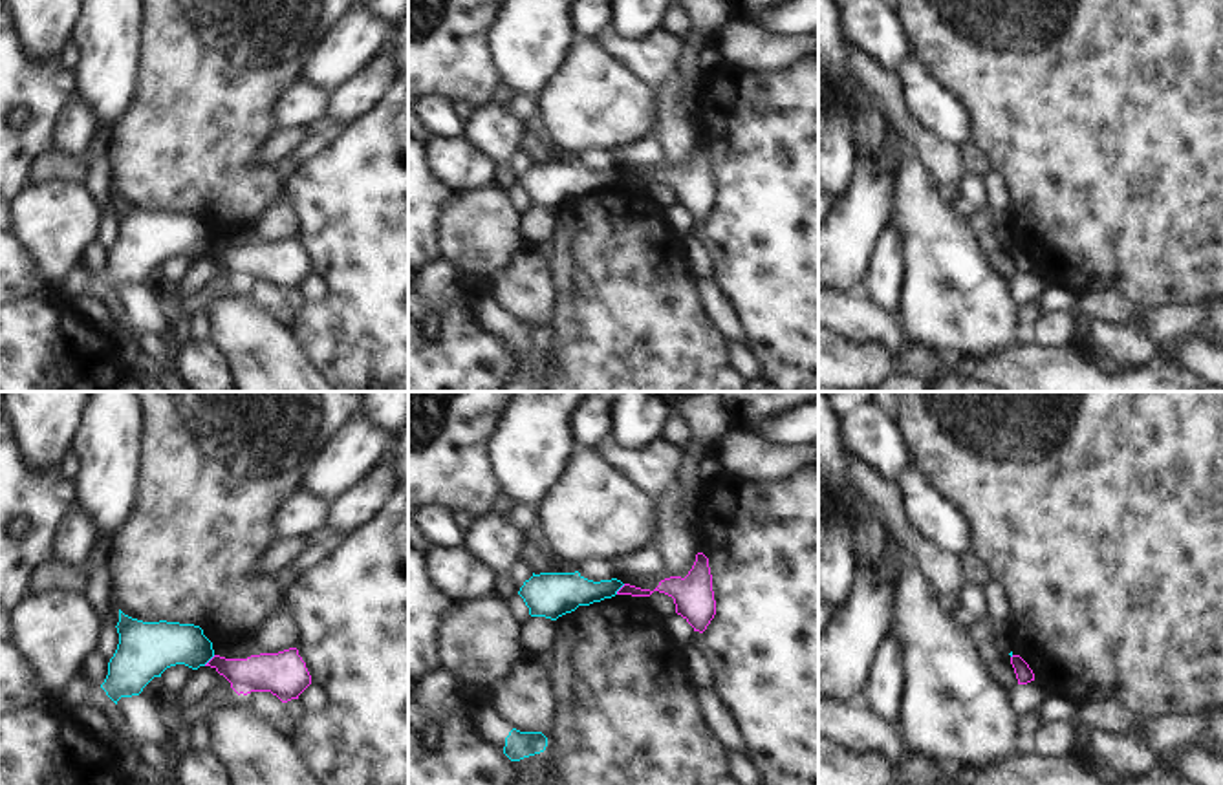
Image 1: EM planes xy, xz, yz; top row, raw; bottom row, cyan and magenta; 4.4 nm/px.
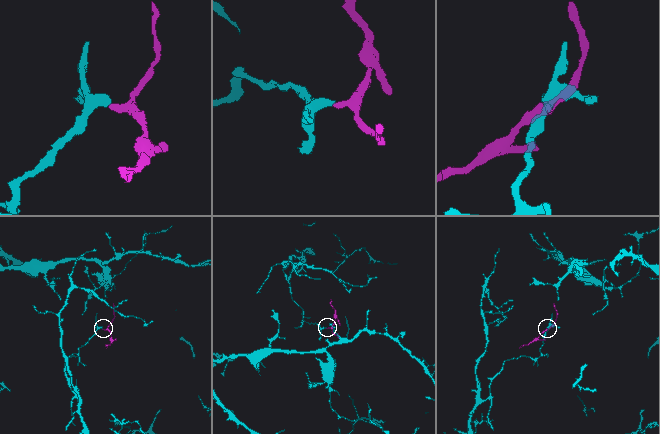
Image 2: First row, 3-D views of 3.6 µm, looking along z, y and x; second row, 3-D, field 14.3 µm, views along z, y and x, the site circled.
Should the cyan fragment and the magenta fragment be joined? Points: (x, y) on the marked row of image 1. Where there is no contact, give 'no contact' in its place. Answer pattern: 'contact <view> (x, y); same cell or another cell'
contact xy (209, 659); another cell

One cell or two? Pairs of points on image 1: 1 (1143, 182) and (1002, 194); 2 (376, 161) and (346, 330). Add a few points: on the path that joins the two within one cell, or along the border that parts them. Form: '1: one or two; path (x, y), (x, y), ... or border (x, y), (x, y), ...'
1: two; border (993, 167), (1006, 182), (1009, 193), (1007, 209)
2: one; path (376, 204), (376, 288)

